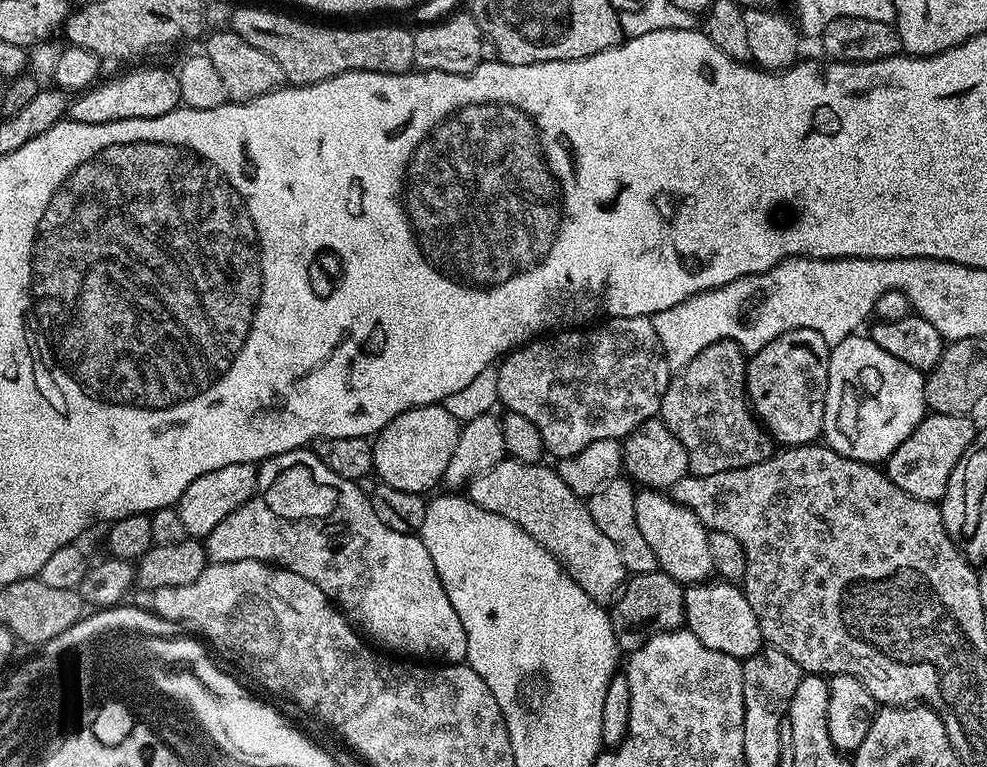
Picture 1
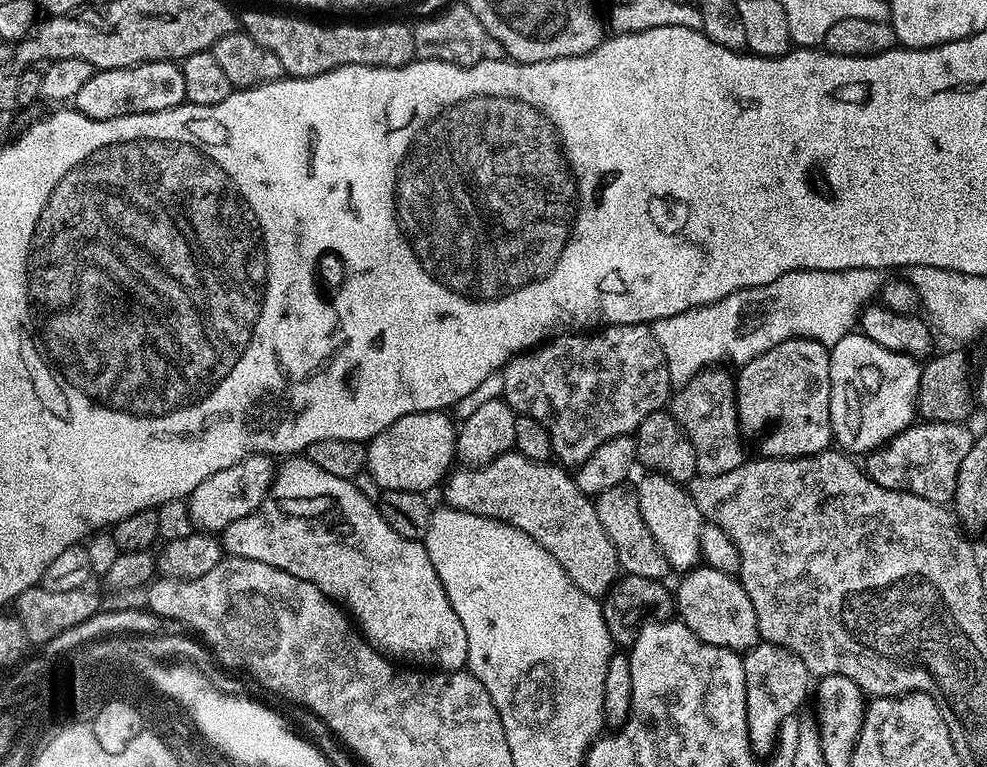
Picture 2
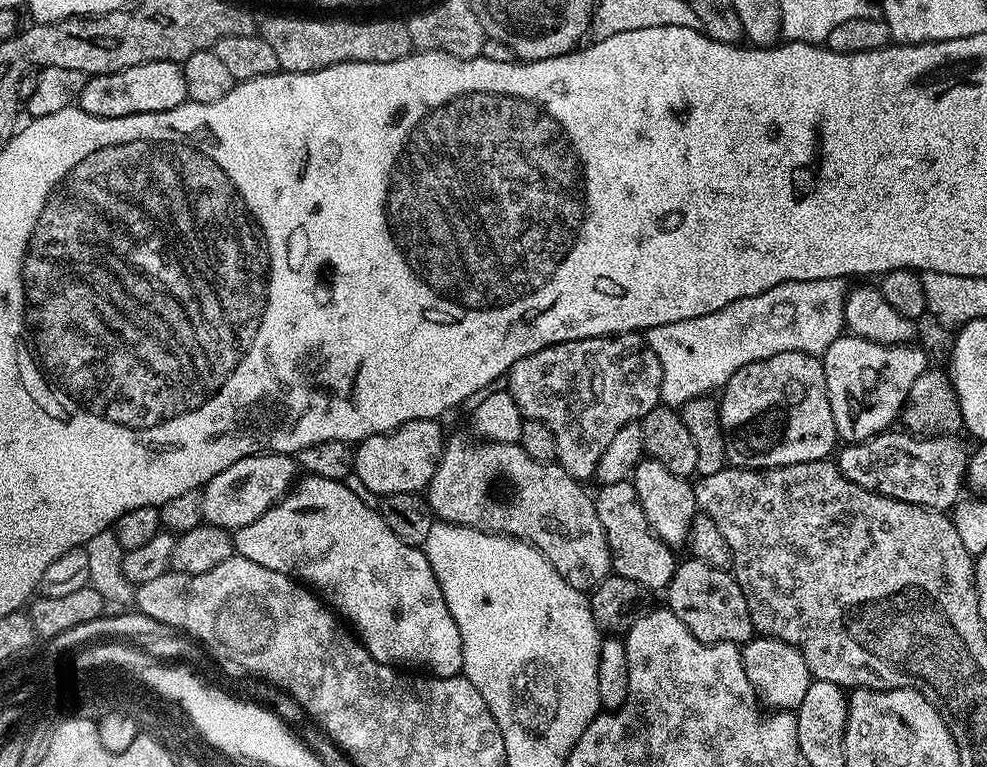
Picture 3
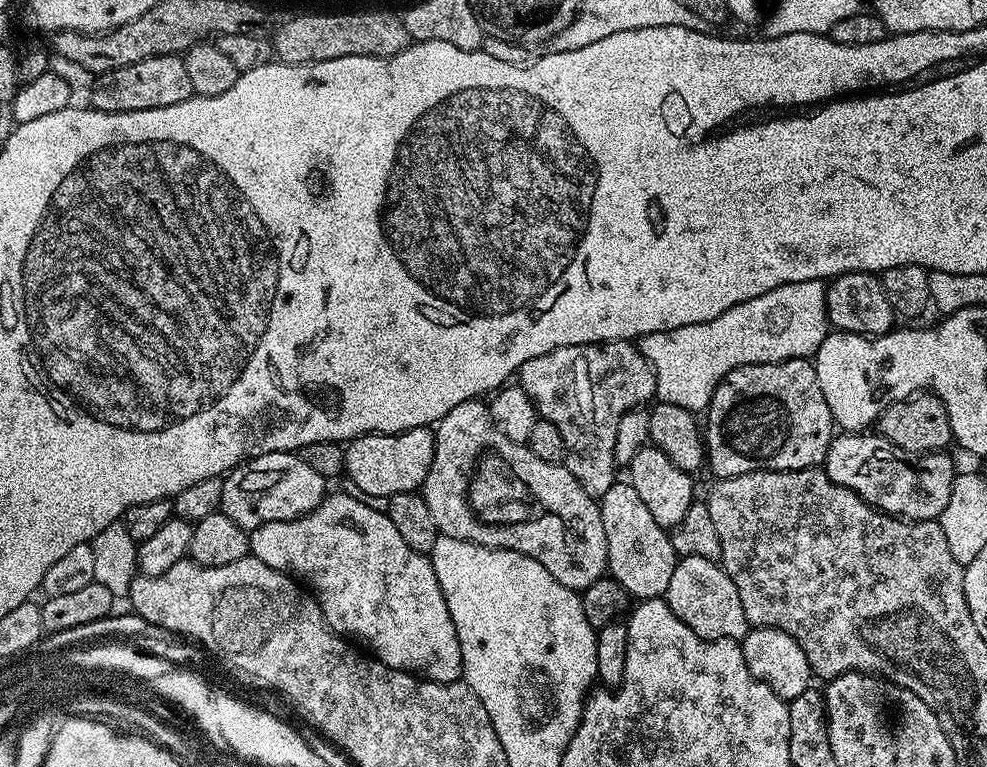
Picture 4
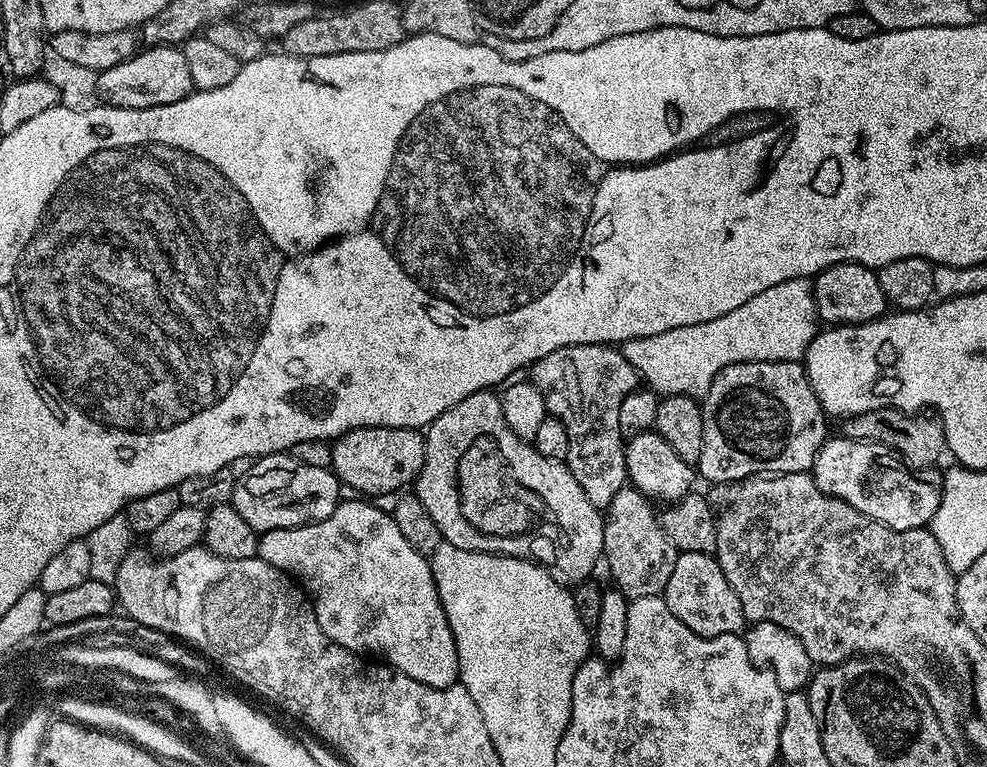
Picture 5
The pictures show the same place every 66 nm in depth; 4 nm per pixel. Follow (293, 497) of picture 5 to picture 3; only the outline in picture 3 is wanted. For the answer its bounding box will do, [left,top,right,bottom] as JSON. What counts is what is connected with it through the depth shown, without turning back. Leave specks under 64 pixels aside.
[202,452,298,530]

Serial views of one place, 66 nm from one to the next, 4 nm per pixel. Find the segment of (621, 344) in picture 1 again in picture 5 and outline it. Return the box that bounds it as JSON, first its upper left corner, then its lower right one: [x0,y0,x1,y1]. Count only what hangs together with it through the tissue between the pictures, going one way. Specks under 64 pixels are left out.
[530,344,641,510]

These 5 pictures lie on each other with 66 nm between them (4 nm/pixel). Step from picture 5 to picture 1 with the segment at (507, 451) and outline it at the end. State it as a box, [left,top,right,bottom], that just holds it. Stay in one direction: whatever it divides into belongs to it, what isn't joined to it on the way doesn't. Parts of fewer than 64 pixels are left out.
[466,458,626,606]

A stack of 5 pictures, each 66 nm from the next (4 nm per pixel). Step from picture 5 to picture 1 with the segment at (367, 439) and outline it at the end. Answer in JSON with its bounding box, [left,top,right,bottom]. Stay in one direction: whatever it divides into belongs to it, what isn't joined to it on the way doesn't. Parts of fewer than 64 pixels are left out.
[372,403,461,493]

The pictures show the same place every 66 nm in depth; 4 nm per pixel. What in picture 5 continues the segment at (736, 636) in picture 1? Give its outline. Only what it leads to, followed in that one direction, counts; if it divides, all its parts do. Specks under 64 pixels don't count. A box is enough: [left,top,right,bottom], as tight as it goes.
[662,553,745,637]

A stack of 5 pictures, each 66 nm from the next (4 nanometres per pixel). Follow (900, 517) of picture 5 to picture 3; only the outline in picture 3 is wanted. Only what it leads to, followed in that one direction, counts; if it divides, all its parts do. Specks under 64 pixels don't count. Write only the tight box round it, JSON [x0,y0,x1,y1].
[838,430,969,510]

